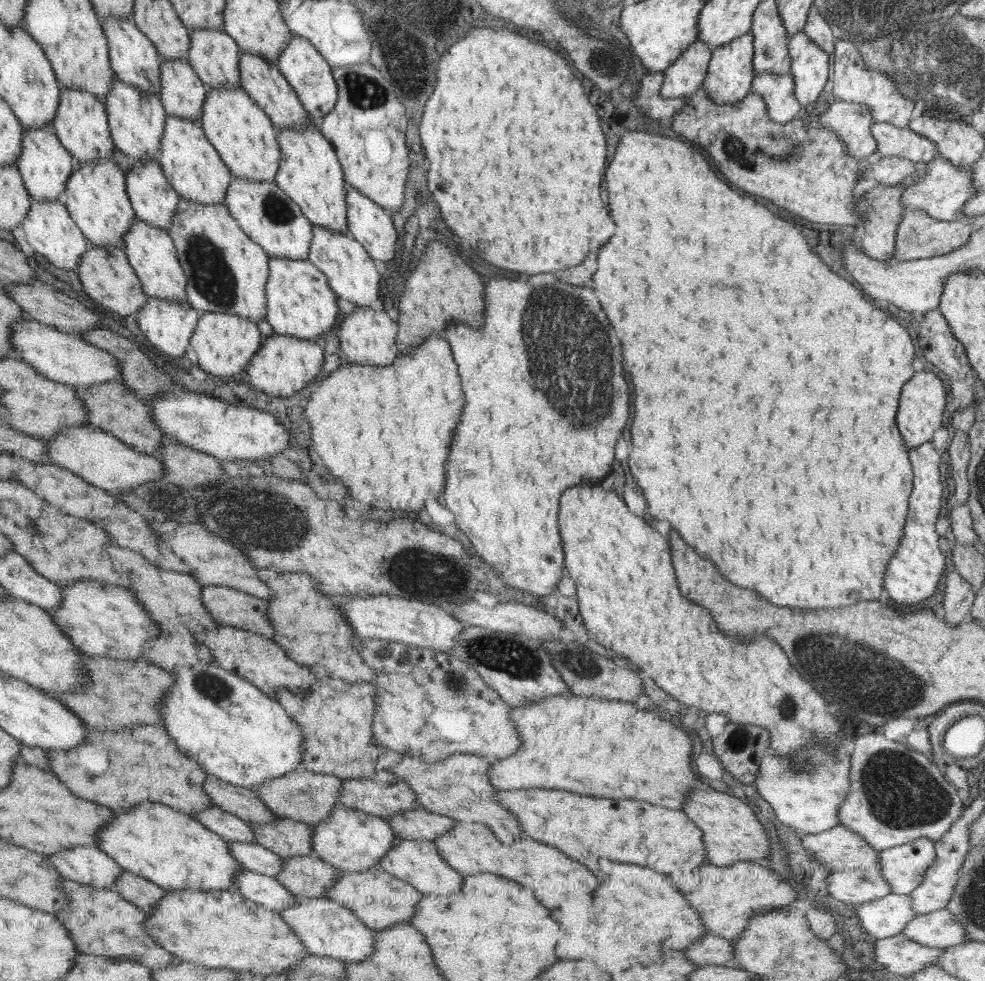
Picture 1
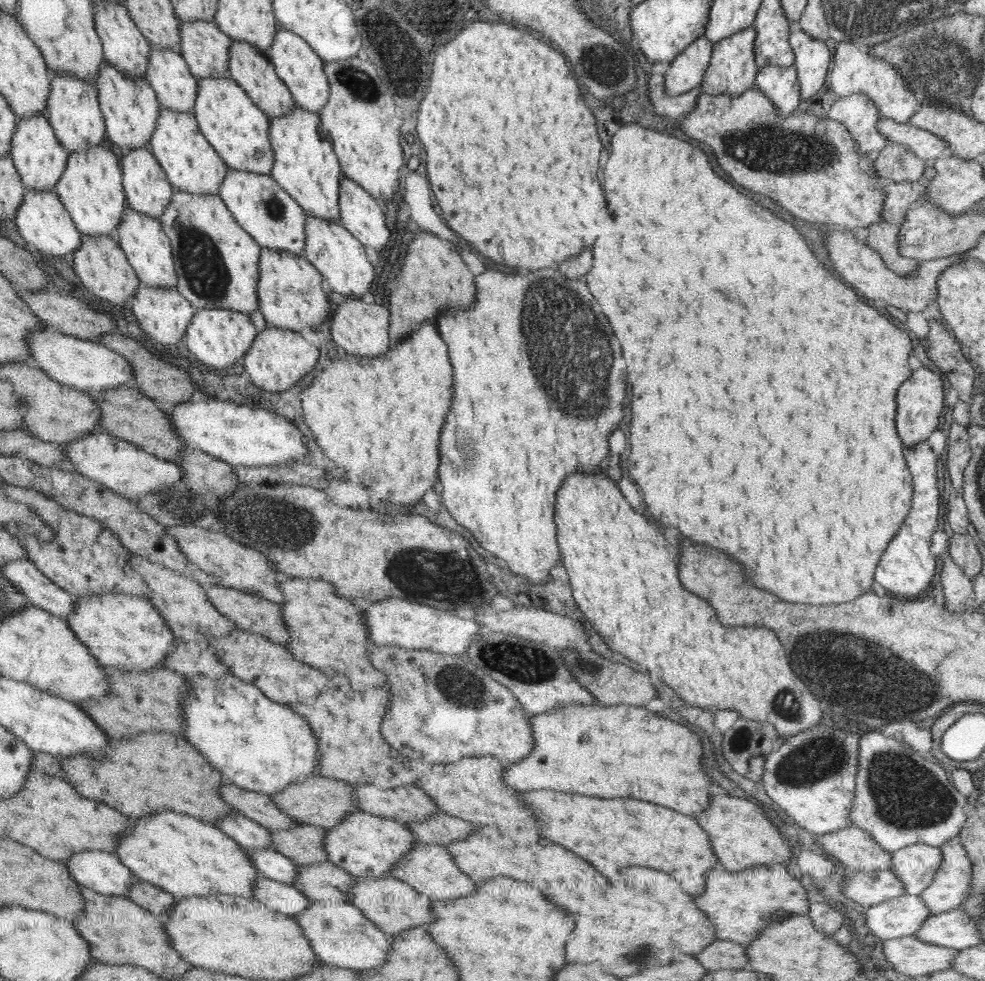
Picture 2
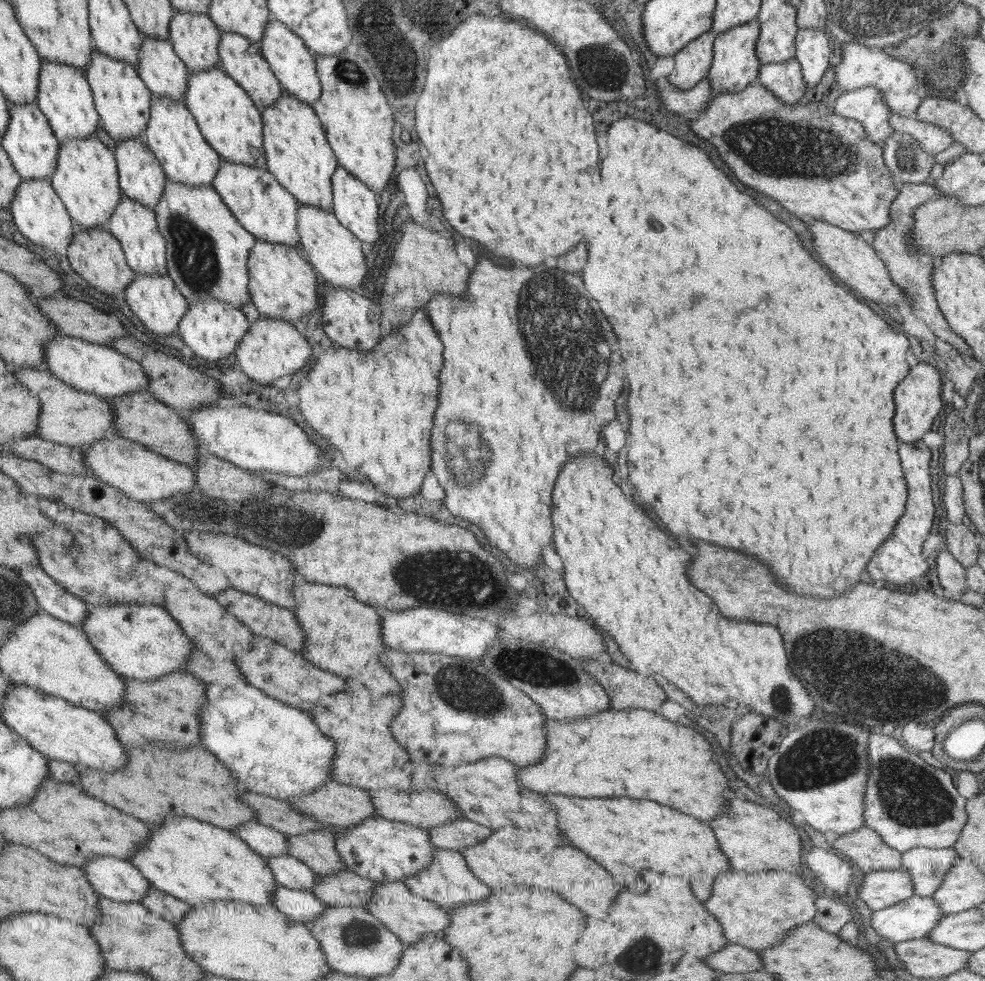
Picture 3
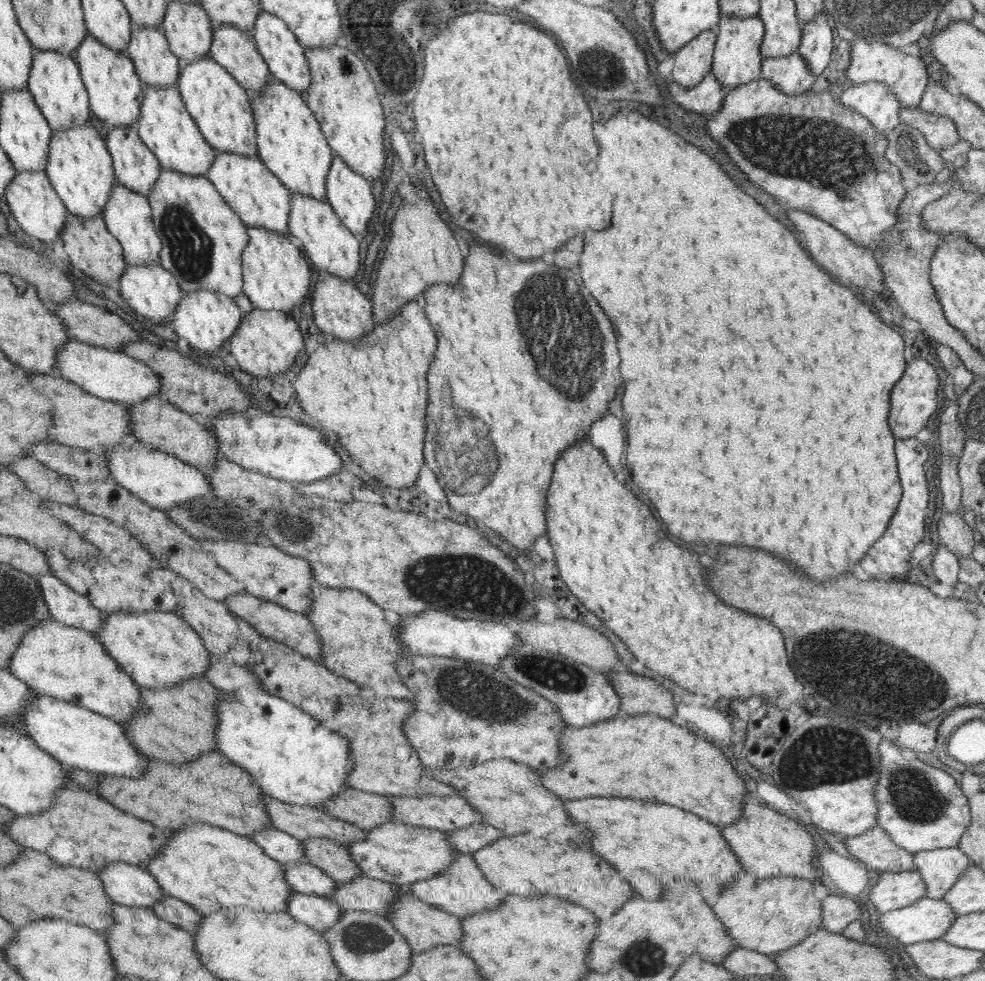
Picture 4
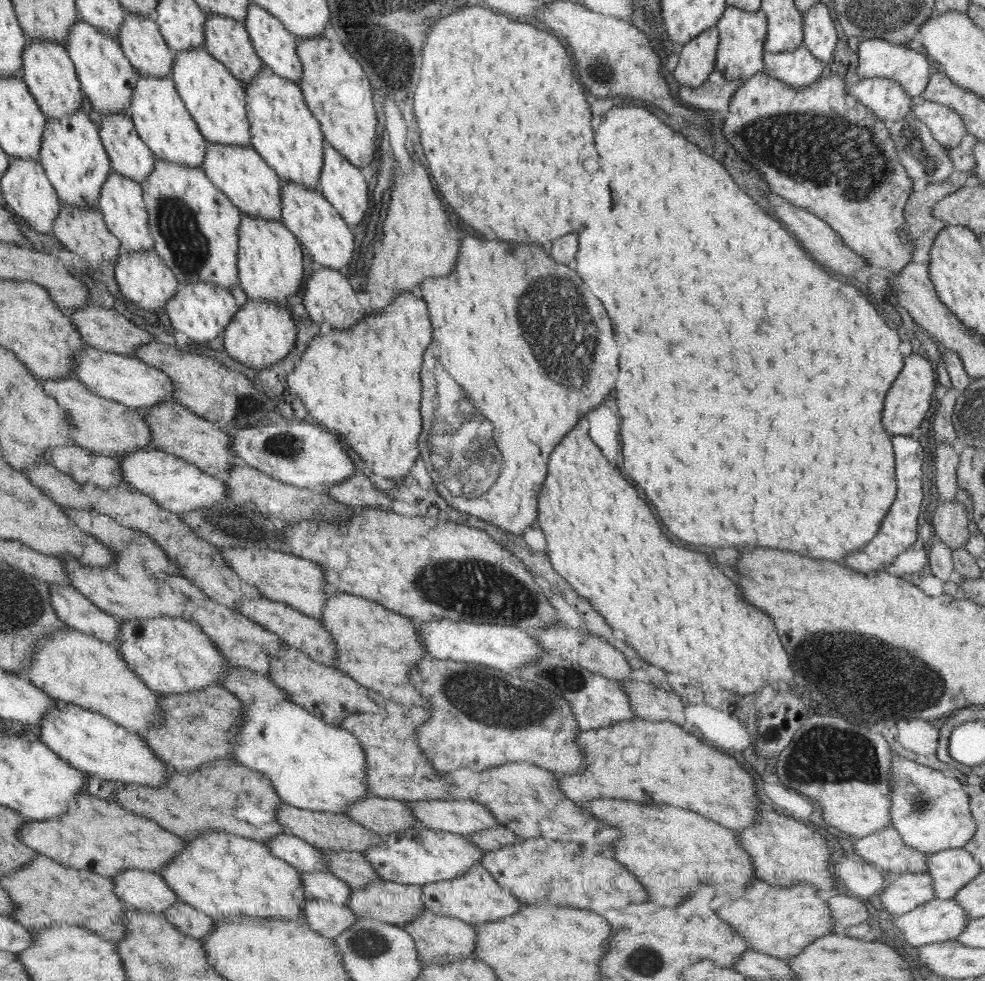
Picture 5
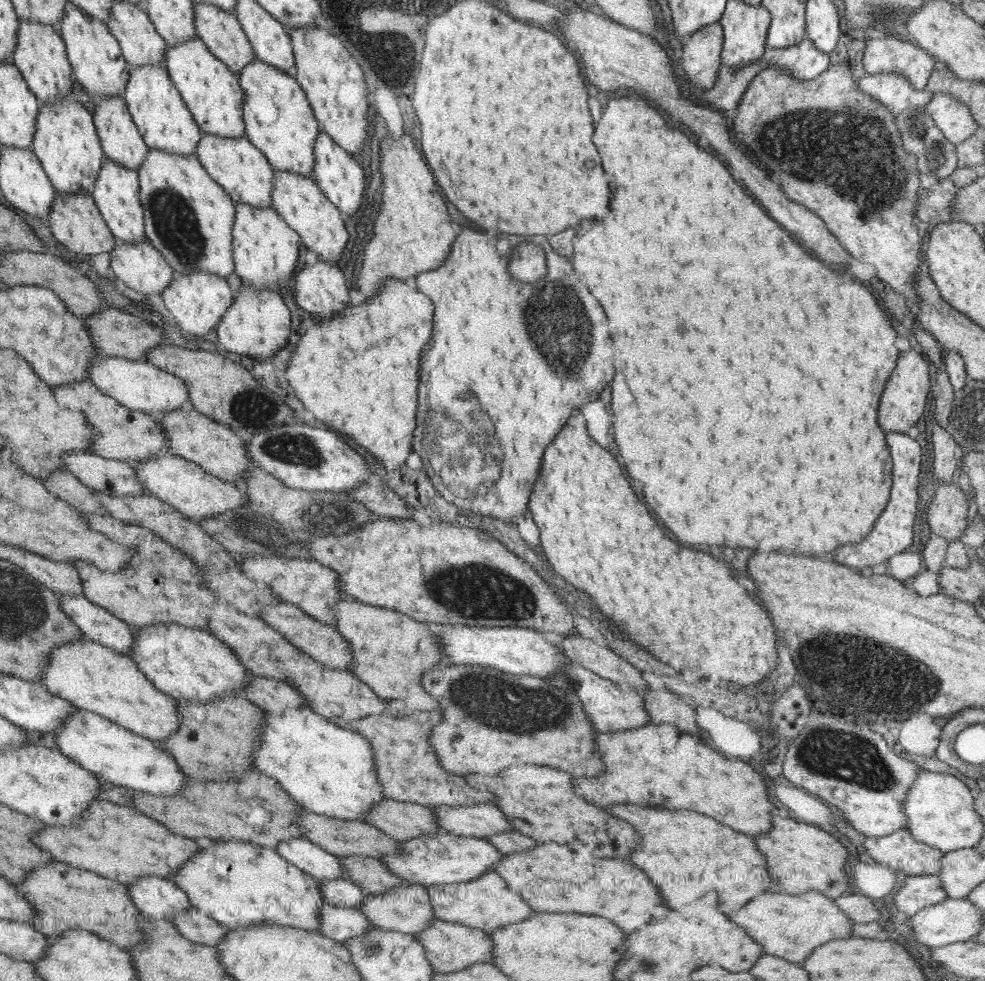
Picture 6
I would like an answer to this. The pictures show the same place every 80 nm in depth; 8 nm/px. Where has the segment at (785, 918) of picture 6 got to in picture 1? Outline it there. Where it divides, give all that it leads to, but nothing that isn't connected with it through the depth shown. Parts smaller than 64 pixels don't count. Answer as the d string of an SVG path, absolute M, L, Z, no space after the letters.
M739 860L732 866L706 862L699 866L699 876L700 890L684 894L684 898L700 914L708 934L729 941L736 940L744 932L750 919L782 909L782 906L796 905L798 898L798 892L780 878L780 872L766 869L757 862Z

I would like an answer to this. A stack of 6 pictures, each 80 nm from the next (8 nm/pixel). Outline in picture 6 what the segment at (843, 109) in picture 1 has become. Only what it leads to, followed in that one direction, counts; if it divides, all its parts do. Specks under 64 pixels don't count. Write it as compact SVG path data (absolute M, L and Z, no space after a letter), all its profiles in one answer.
M877 73L862 77L858 81L858 86L862 92L870 95L875 101L881 102L881 106L886 105L896 117L903 110L924 108L933 97L928 89L917 89L911 85L909 78L896 73Z

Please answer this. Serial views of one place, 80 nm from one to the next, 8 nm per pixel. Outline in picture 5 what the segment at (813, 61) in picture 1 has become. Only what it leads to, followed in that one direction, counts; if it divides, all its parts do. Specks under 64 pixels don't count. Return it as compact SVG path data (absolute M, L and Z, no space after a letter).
M820 1L803 14L802 44L808 47L816 60L825 65L828 65L838 44L838 32L830 12L831 10Z

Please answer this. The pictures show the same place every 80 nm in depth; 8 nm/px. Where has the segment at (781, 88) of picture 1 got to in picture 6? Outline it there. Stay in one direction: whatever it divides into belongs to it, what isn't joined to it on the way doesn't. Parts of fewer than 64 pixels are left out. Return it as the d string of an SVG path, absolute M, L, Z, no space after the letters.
M806 36L800 42L784 48L765 49L763 57L774 70L786 70L800 80L810 80L829 68L829 54L818 50Z

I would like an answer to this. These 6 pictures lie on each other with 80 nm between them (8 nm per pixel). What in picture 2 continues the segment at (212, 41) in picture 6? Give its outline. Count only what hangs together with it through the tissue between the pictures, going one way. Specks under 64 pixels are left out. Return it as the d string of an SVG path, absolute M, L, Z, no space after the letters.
M232 39L231 45L232 48L229 50L229 77L247 92L253 102L257 103L270 119L284 117L288 113L292 113L296 109L292 91L282 82L280 76L277 75L276 68L266 55L258 50L257 47L243 40Z

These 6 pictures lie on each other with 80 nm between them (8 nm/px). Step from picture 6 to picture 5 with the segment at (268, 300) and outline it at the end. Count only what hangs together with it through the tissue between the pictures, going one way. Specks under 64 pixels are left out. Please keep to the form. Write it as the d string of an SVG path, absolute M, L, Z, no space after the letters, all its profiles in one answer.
M248 299L240 310L234 313L230 324L223 330L225 351L248 364L250 368L269 368L285 358L294 347L296 340L296 324L290 318L287 306L262 299Z

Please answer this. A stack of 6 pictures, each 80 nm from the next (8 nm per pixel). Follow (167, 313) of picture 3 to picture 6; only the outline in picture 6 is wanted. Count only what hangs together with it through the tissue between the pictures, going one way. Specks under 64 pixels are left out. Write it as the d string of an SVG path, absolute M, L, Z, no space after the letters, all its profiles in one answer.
M149 238L137 243L117 240L110 257L111 268L117 276L117 282L122 287L128 286L143 295L162 294L172 284L176 272L169 265L165 255L150 242Z

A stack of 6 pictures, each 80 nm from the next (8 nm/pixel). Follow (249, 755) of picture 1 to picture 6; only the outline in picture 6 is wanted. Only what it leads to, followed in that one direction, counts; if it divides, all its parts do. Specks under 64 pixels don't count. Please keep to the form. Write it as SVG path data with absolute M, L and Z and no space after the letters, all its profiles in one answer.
M297 706L287 708L284 714L276 714L274 712L267 711L267 718L265 721L265 728L263 729L261 747L253 755L253 766L256 770L260 770L260 774L264 776L270 776L270 778L276 778L282 786L282 790L286 790L290 794L290 800L298 800L298 804L302 806L302 809L306 809L312 813L323 814L324 816L364 821L367 818L367 812L371 810L378 802L385 799L385 792L383 790L383 784L380 782L377 774L376 755L372 743L360 734L358 731L348 730L345 727L338 726L337 723L330 722L325 716L316 714L310 708L298 708Z

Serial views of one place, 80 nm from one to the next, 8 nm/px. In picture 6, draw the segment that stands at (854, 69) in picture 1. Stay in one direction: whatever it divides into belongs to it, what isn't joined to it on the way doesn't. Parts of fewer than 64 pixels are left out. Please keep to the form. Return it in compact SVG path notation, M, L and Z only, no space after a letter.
M879 36L866 43L862 64L866 74L896 73L909 78L913 87L924 89L939 67L930 55L922 47L904 40Z

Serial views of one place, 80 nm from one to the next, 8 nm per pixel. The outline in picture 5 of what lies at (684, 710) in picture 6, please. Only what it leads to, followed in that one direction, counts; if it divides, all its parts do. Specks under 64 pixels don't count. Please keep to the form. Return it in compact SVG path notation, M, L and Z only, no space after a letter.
M624 679L622 688L630 698L631 707L638 717L652 722L681 722L684 716L684 703L673 693L666 693L653 683L639 679Z

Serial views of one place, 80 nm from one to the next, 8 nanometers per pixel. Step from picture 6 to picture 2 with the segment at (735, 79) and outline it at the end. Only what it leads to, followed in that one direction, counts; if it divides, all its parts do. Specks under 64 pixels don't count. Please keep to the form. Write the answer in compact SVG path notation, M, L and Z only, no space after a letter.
M652 73L648 78L650 102L654 104L657 114L667 116L670 119L681 119L682 116L694 110L698 97L702 93L702 85L700 84L684 94L670 96L665 89L663 76Z

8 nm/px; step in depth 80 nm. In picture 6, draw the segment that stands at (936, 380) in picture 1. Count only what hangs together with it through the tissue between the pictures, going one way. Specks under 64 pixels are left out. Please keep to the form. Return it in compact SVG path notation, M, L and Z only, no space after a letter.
M914 349L900 351L896 370L890 373L884 394L882 394L882 400L880 400L878 424L882 426L882 430L906 433L910 428L916 426L924 413L928 392L930 392L930 372L928 370L930 370L928 362L920 353Z

